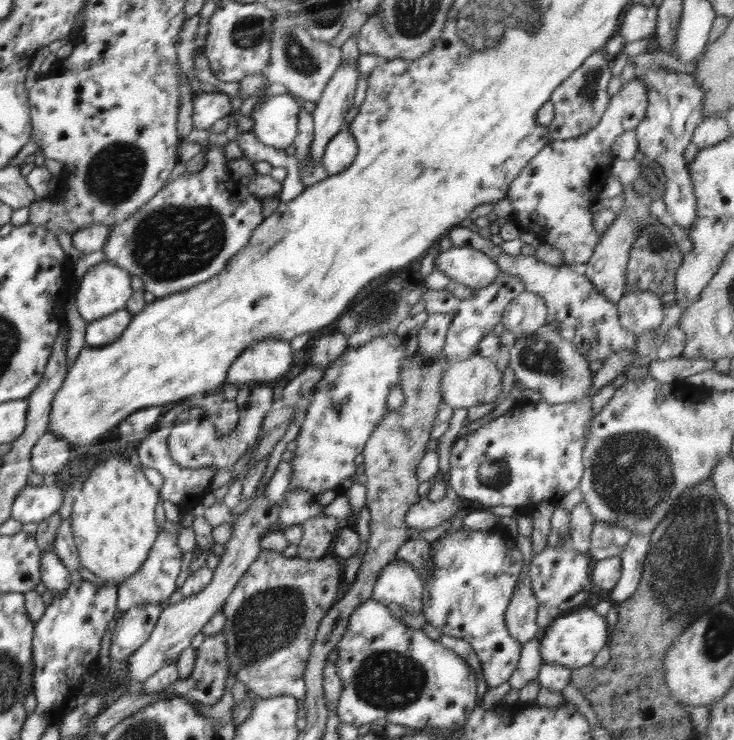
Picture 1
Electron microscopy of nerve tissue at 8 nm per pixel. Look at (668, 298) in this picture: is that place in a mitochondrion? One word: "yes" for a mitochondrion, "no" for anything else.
no

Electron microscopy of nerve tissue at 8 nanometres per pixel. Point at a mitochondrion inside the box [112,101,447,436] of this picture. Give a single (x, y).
(175, 241)

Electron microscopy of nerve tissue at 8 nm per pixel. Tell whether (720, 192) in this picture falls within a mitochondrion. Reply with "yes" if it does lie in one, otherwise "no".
no

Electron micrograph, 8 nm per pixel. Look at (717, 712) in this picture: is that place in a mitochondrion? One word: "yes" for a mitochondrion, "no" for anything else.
no

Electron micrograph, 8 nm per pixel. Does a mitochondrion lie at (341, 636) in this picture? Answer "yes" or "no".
no

